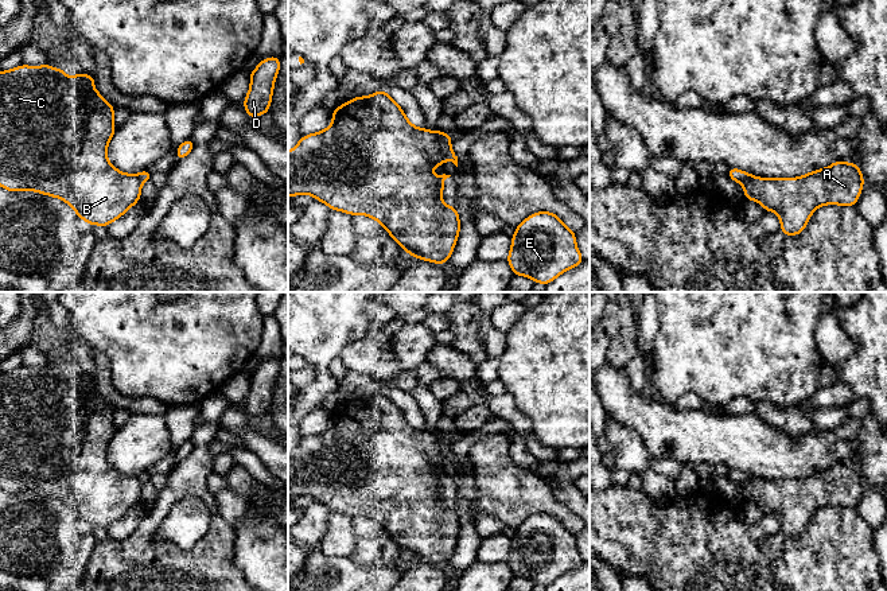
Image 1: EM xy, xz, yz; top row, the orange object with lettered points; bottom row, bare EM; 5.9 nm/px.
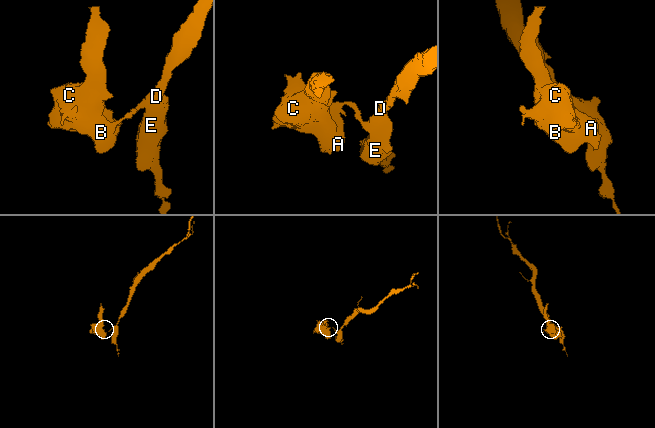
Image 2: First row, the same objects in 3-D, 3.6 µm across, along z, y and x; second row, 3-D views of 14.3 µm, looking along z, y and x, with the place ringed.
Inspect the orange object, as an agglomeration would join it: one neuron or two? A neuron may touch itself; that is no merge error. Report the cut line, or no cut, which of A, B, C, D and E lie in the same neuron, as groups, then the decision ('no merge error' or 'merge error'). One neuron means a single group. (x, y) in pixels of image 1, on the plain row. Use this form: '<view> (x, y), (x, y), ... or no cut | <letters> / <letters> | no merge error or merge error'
xz (432, 434), (444, 459) | A B C / D E | merge error

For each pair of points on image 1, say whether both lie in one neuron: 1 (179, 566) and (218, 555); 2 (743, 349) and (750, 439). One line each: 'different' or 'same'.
1: same
2: different

